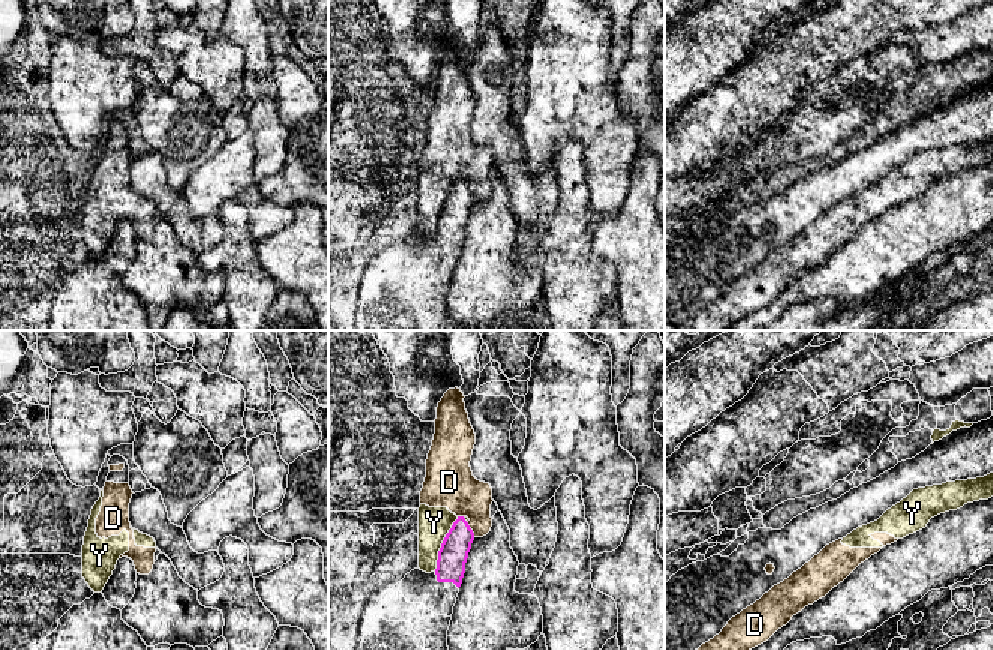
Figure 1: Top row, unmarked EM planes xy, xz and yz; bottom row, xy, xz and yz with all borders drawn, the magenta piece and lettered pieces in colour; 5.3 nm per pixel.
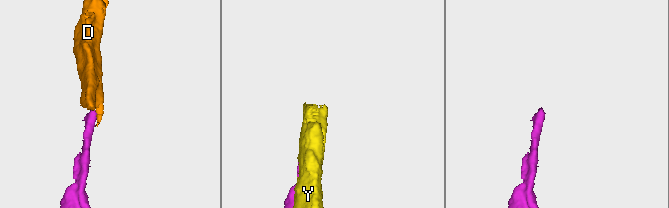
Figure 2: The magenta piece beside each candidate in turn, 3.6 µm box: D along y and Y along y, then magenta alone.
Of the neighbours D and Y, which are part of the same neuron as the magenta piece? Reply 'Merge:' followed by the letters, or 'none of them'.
Merge: none of them

